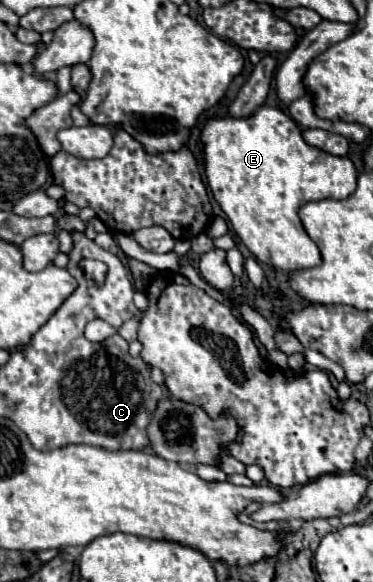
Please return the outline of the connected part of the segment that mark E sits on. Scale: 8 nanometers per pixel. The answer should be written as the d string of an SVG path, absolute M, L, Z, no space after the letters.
M261 106L253 116L243 120L213 118L205 124L201 140L205 144L205 174L213 196L251 254L255 254L255 258L263 264L285 274L319 266L321 252L305 232L299 220L299 208L313 200L345 200L351 196L357 186L357 170L353 162L349 158L339 158L305 144L301 138L301 128L287 114L271 106Z

